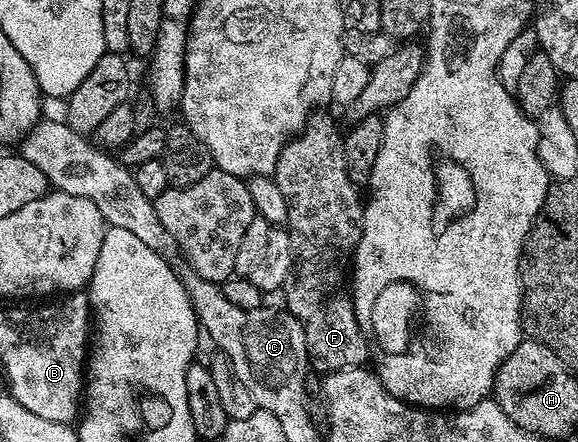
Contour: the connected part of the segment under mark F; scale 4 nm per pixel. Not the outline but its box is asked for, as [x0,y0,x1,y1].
[273,110,369,374]

